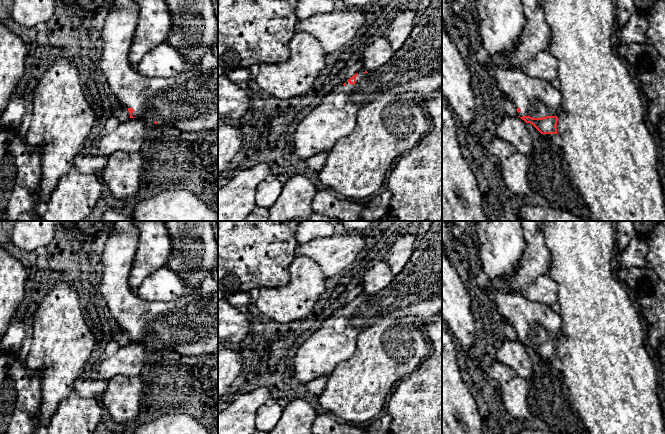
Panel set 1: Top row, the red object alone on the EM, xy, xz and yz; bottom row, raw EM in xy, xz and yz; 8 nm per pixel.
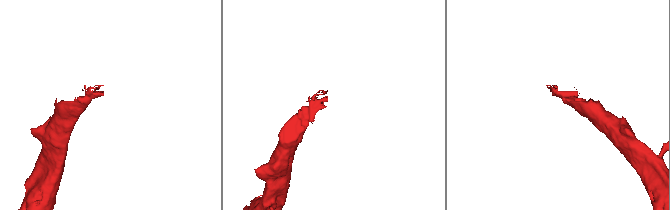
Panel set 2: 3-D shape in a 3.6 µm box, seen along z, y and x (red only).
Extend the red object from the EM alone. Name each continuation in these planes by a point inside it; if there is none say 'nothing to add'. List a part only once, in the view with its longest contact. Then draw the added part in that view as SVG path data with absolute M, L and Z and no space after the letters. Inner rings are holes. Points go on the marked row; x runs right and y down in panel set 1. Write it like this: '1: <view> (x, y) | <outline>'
1: yz (536, 98) | M495 66L499 89L521 111L518 116L542 118L557 116L563 98L557 85L529 77L522 68Z

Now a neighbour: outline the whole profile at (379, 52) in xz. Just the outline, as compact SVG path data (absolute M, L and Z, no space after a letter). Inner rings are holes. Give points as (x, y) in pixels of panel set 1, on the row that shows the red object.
M379 37L365 47L362 53L362 69L373 71L387 63L394 53L388 39Z

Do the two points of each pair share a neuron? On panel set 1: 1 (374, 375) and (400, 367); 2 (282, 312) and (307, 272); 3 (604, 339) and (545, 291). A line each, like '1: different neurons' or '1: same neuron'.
1: same neuron
2: same neuron
3: different neurons

